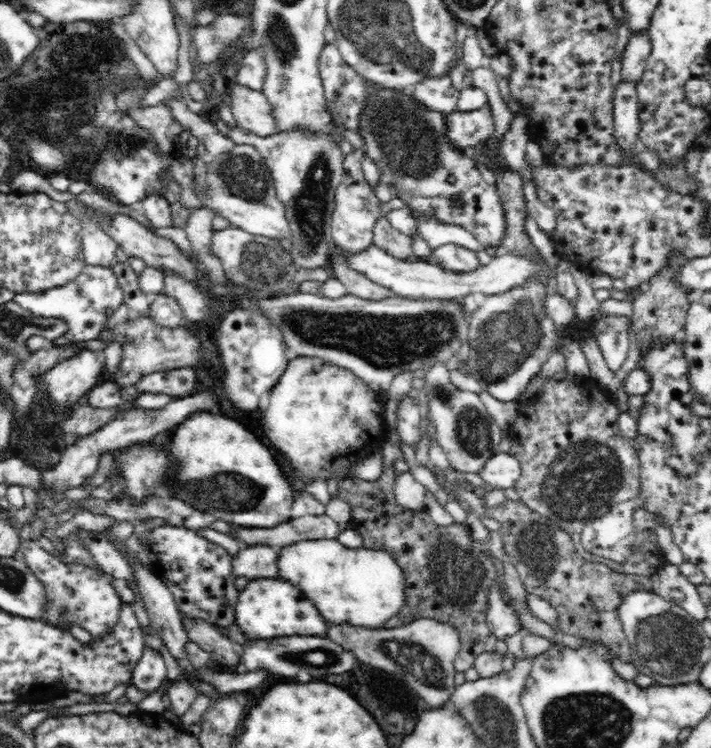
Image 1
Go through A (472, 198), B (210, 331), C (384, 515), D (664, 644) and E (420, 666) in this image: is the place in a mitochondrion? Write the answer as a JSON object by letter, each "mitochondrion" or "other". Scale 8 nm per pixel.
{"A":"other","B":"other","C":"other","D":"mitochondrion","E":"mitochondrion"}

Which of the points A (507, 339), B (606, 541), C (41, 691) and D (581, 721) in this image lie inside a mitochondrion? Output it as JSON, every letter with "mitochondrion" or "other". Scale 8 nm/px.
{"A":"mitochondrion","B":"other","C":"other","D":"mitochondrion"}

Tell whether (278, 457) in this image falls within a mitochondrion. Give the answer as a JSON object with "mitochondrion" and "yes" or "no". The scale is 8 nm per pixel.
{"mitochondrion":"no"}

